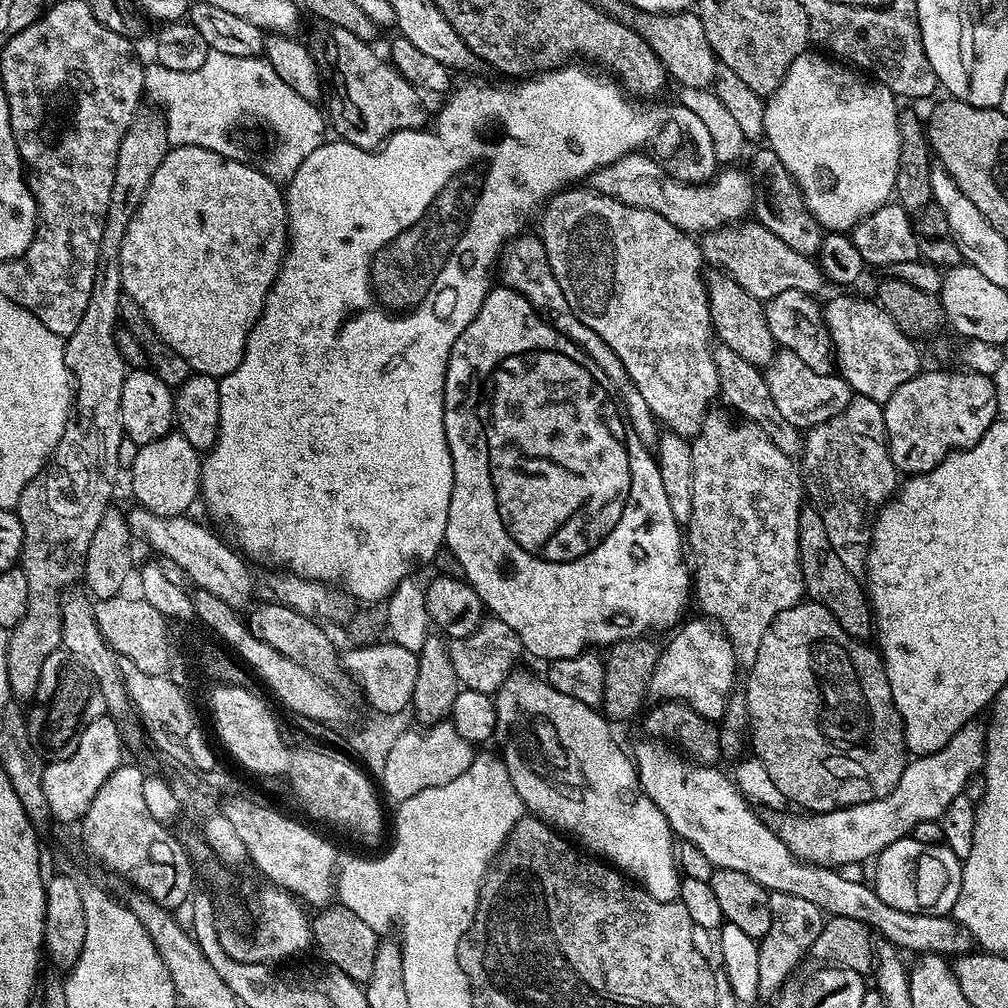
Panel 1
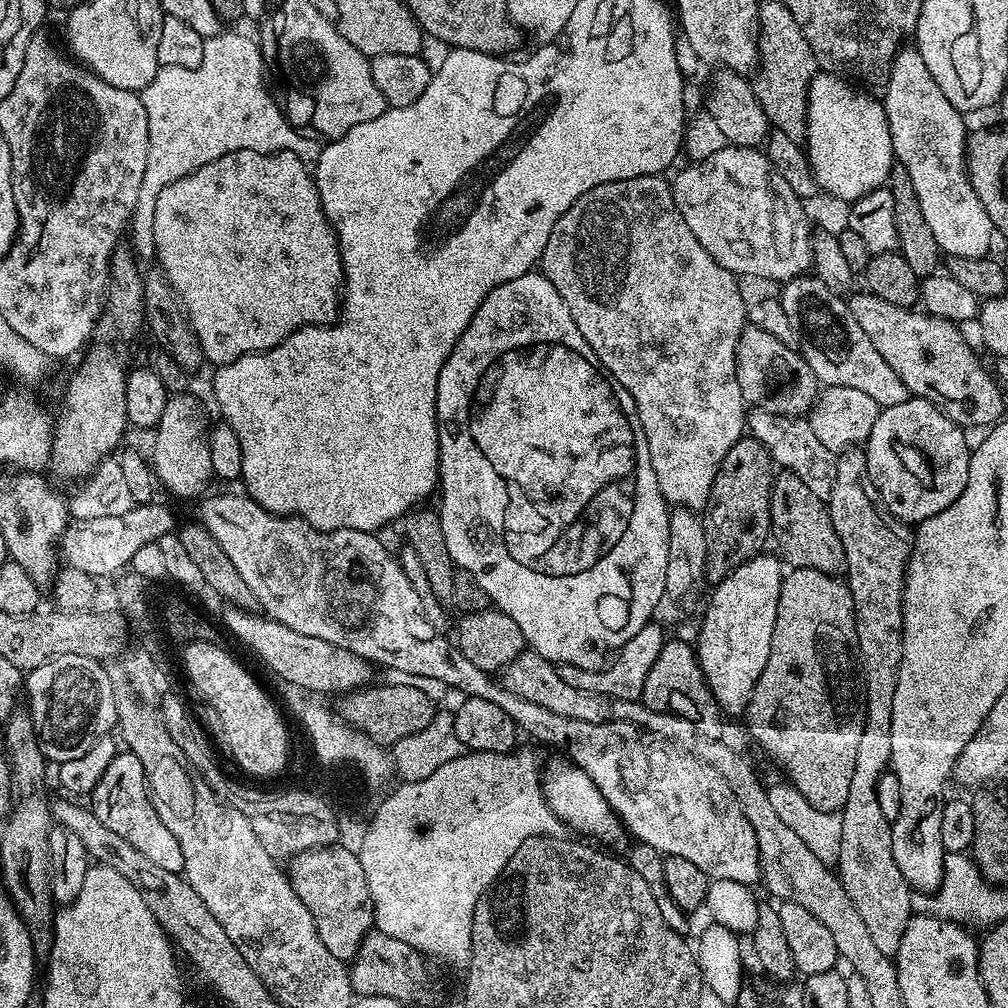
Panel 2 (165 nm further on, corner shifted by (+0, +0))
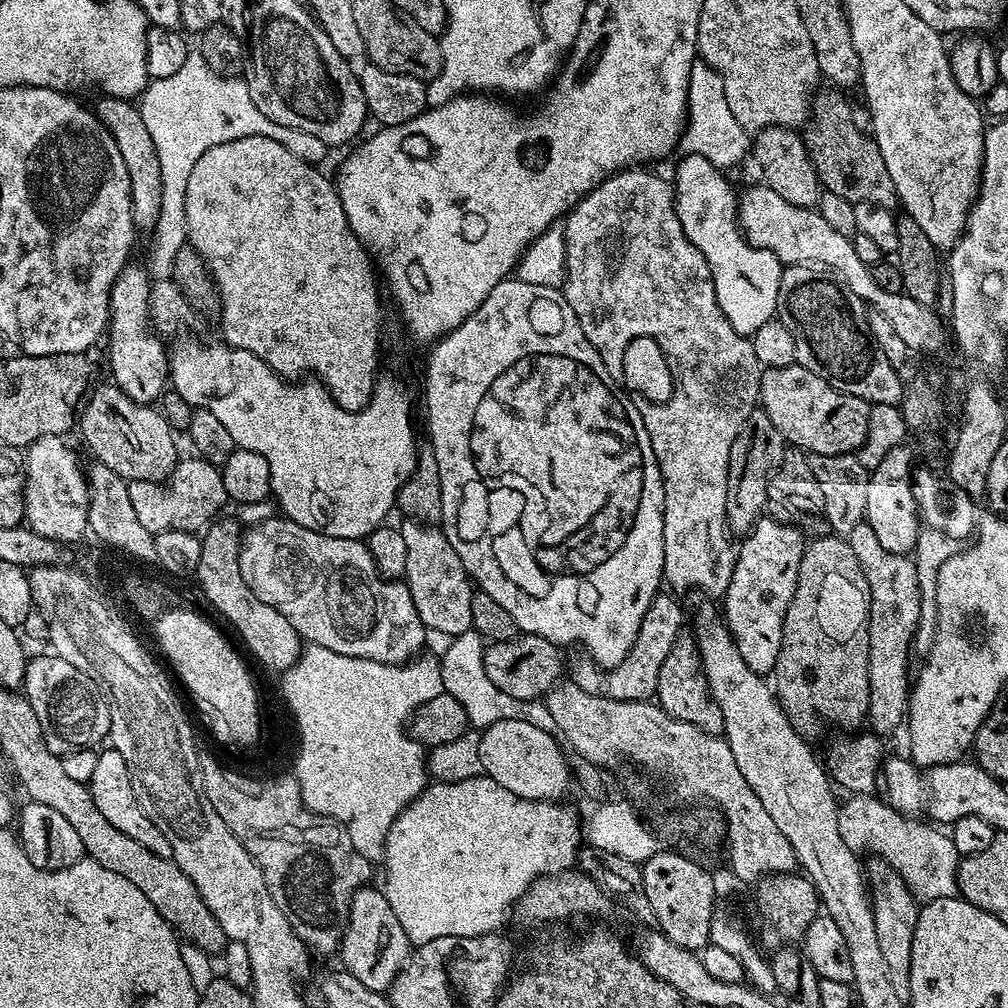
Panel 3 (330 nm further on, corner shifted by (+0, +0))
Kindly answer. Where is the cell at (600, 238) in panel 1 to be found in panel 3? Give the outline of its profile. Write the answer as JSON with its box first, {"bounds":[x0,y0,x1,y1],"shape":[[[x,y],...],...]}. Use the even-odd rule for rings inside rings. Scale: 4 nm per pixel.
{"bounds":[562,166,760,597],"shape":[[[636,166],[631,170],[616,173],[608,180],[603,180],[598,187],[584,197],[579,204],[567,215],[568,222],[562,226],[564,241],[566,242],[566,266],[564,267],[564,282],[562,291],[566,302],[570,302],[570,310],[578,318],[582,326],[582,334],[598,350],[606,370],[610,370],[610,378],[621,385],[625,392],[632,397],[638,414],[642,414],[642,422],[646,426],[646,434],[650,434],[650,446],[654,450],[657,462],[660,463],[660,477],[664,483],[664,579],[673,593],[688,592],[697,588],[708,596],[723,597],[724,591],[730,586],[730,578],[734,574],[737,549],[728,548],[730,529],[726,518],[726,494],[728,493],[728,467],[730,466],[730,446],[734,446],[734,438],[742,430],[742,422],[750,418],[750,414],[757,411],[760,399],[760,372],[756,363],[756,355],[752,349],[749,337],[738,334],[734,326],[722,314],[718,306],[718,298],[714,294],[714,282],[710,274],[710,266],[686,238],[682,230],[682,222],[678,222],[676,213],[676,194],[671,183],[668,184],[660,176],[652,172],[644,172],[643,167]]]}

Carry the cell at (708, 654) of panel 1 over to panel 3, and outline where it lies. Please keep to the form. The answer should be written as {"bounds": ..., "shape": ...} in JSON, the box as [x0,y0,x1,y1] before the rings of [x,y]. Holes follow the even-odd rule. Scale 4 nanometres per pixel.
{"bounds":[723,518,806,677],"shape":[[[761,518],[751,532],[743,537],[744,545],[739,545],[736,554],[734,574],[730,578],[730,586],[724,591],[723,623],[728,625],[728,633],[738,646],[738,654],[759,676],[767,677],[775,673],[778,662],[778,650],[782,650],[782,626],[786,618],[786,610],[790,606],[790,598],[794,598],[794,590],[798,582],[798,566],[802,562],[802,554],[806,547],[805,533],[792,524],[783,524],[771,518]]]}

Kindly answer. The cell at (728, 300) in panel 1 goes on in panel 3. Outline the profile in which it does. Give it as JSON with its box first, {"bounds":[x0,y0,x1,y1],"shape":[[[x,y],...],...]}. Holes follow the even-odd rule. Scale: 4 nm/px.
{"bounds":[759,363,868,456],"shape":[[[794,363],[781,368],[765,368],[760,372],[760,399],[759,407],[768,415],[770,422],[778,426],[784,435],[785,441],[793,448],[799,448],[805,454],[814,456],[842,456],[855,453],[864,447],[864,439],[868,436],[868,409],[867,400],[839,392],[826,378],[818,378],[802,365]]]}

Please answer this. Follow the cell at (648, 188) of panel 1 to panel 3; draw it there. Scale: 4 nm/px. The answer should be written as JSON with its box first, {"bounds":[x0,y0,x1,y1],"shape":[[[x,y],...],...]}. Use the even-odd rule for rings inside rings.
{"bounds":[736,182,886,308],"shape":[[[757,182],[753,188],[739,193],[736,219],[740,231],[744,233],[744,239],[756,248],[770,250],[770,254],[778,257],[781,265],[806,264],[817,270],[827,270],[851,295],[868,308],[873,308],[876,300],[884,300],[886,290],[880,292],[882,286],[874,282],[871,267],[864,264],[862,258],[858,258],[851,239],[838,234],[818,211],[794,206],[786,202],[782,194],[774,194],[774,190],[770,190],[767,184]]]}

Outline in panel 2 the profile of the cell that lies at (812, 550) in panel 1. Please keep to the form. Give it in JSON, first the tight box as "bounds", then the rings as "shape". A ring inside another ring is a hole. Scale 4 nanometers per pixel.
{"bounds":[770,470,846,577],"shape":[[[783,470],[775,473],[770,498],[770,518],[771,539],[776,539],[776,544],[780,547],[778,555],[789,569],[822,570],[822,574],[835,577],[845,571],[846,554],[842,550],[838,530],[834,530],[834,522],[830,522],[825,501],[818,499],[810,486],[806,486],[806,482],[798,478],[798,474]]]}

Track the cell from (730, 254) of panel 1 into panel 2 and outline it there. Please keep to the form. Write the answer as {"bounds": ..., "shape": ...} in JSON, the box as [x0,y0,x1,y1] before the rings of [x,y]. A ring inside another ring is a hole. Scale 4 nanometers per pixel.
{"bounds":[846,290,1005,430],"shape":[[[867,290],[853,291],[846,303],[850,314],[854,314],[854,322],[862,326],[870,342],[874,342],[874,350],[886,358],[890,370],[902,378],[913,397],[929,400],[965,430],[987,429],[1005,415],[1005,389],[989,369],[988,372],[984,369],[983,362],[960,333],[959,323],[929,315],[924,310],[882,302],[882,298]]]}

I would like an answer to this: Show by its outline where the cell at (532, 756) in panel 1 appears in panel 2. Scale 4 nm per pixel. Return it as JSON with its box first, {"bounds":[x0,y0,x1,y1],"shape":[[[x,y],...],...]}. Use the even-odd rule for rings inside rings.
{"bounds":[542,758,626,845],"shape":[[[564,758],[564,760],[552,760],[549,764],[545,763],[542,768],[542,787],[550,810],[554,810],[554,814],[567,829],[574,828],[578,831],[575,833],[584,838],[591,838],[593,841],[601,840],[601,842],[596,841],[601,845],[616,844],[626,836],[626,829],[620,817],[612,811],[606,798],[602,798],[590,774],[586,774],[586,770],[572,763],[571,759]]]}

